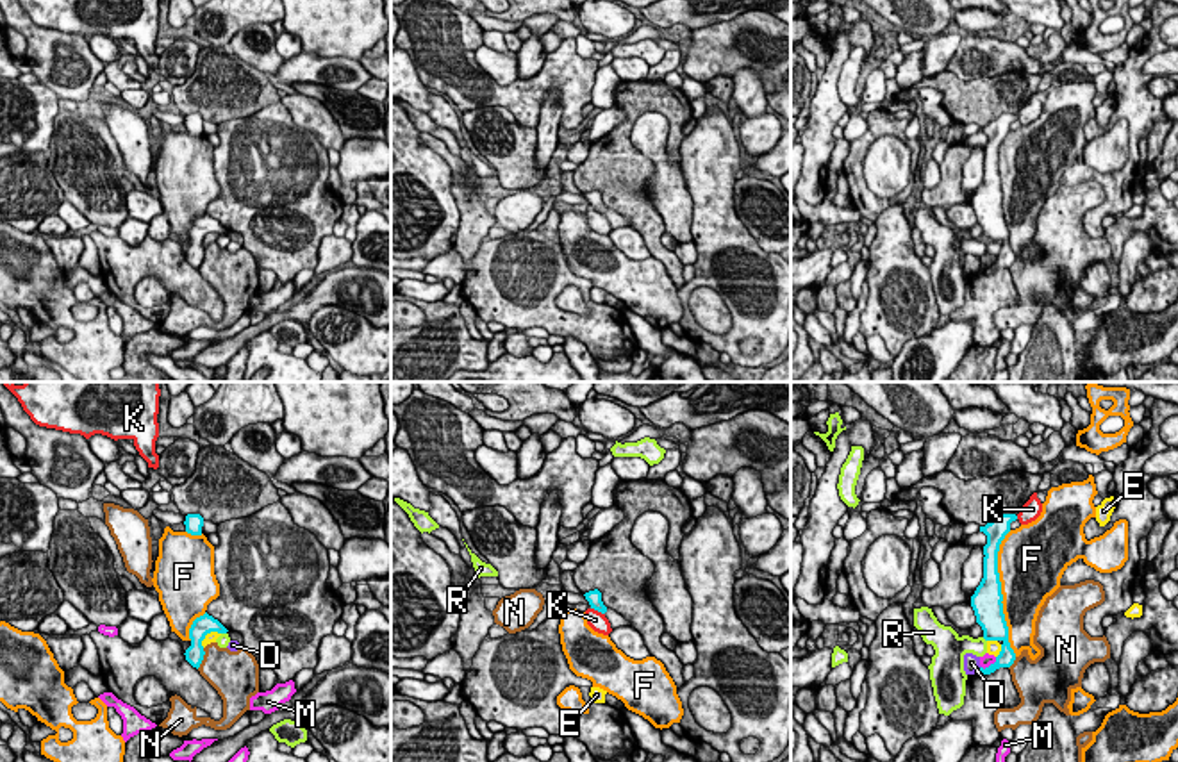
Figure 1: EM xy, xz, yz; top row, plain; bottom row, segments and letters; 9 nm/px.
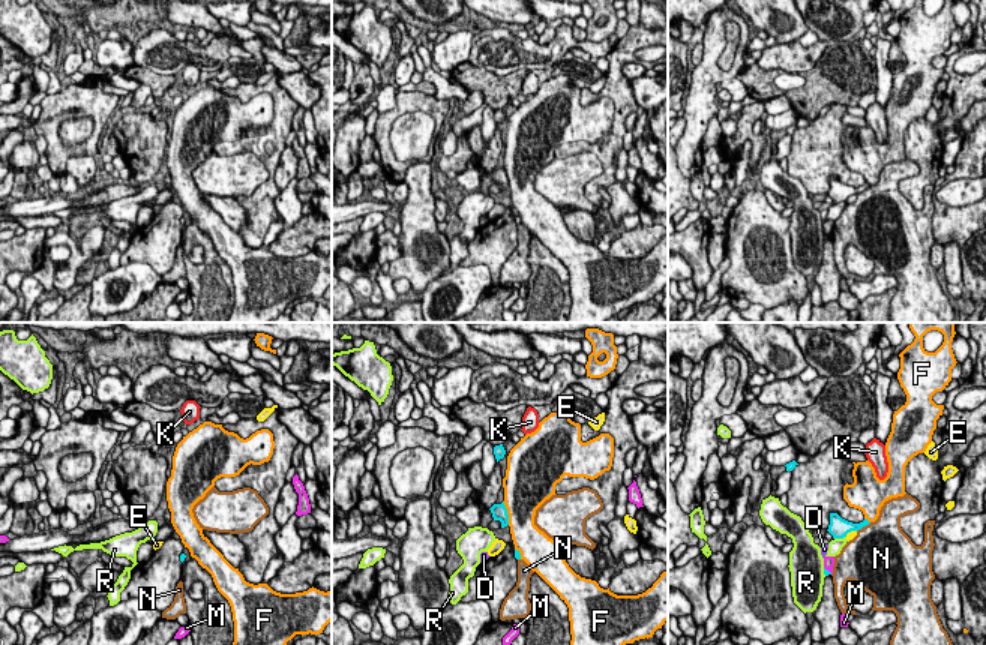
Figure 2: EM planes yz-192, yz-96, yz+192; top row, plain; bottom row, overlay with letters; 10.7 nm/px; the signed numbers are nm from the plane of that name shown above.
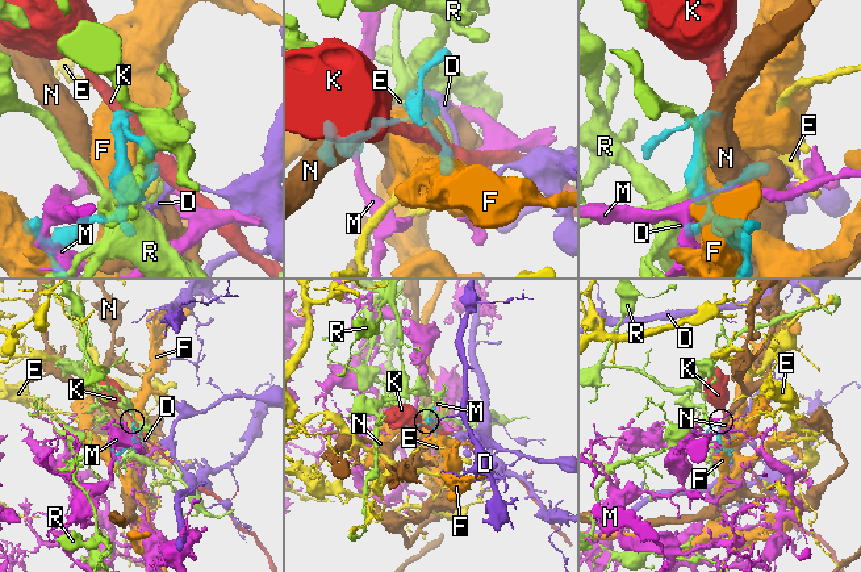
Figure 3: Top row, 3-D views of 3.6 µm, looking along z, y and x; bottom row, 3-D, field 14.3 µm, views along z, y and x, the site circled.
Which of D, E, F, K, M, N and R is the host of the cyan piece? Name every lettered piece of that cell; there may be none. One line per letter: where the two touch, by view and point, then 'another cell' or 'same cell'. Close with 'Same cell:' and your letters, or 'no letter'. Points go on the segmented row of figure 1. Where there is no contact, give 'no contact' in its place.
D: meets cyan in yz at (980, 670); another cell
E: meets cyan in yz at (1000, 652); another cell
F: meets cyan in yz at (1000, 593); another cell
K: meets cyan in xz at (598, 611); another cell
M: meets cyan in yz at (991, 664); another cell
N: meets cyan in xy at (202, 659); another cell
R: meets cyan in xy at (223, 632); another cell
Same cell: no letter

